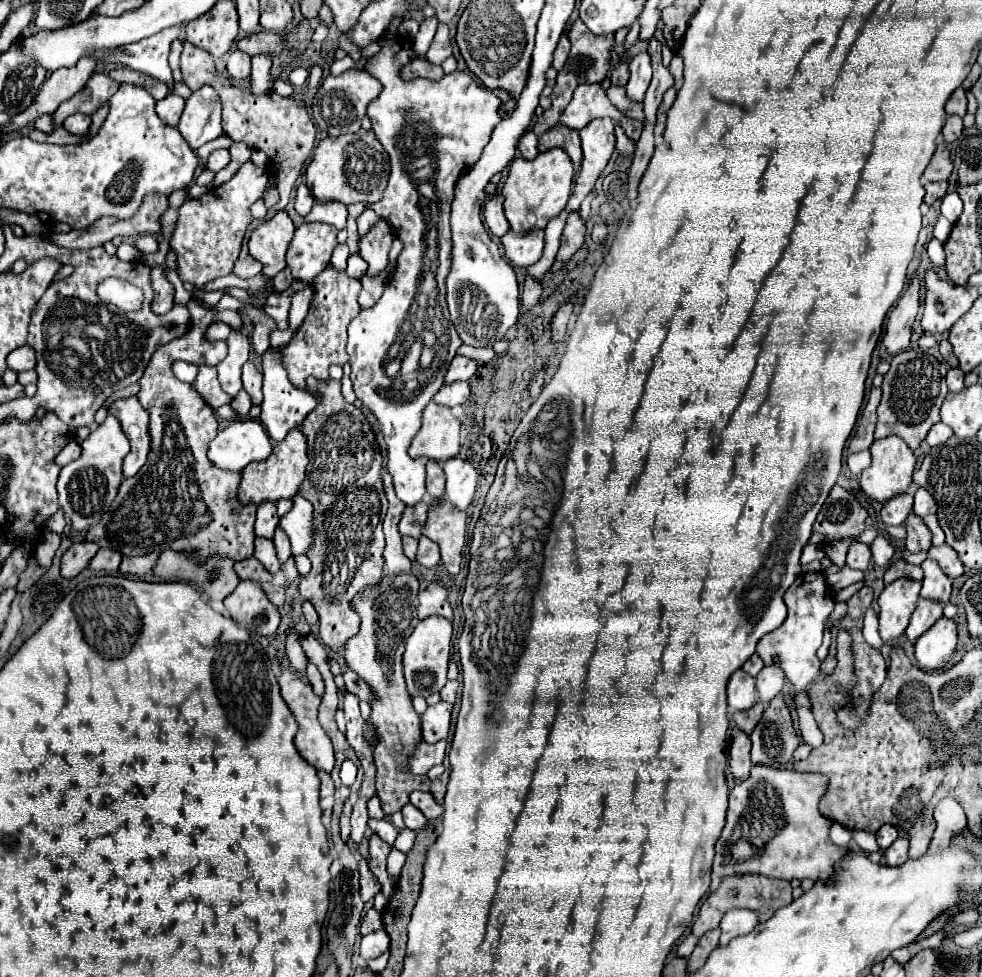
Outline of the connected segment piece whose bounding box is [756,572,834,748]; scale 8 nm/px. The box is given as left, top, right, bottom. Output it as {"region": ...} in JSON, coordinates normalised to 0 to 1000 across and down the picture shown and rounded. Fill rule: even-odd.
{"region":[[[831,585],[831,588],[815,588],[809,594],[809,598],[800,604],[798,616],[802,620],[802,633],[796,637],[794,643],[780,649],[772,657],[770,669],[778,676],[778,680],[796,682],[800,694],[807,698],[809,708],[811,708],[809,719],[811,729],[815,733],[815,737],[813,737],[815,739],[815,751],[817,751],[821,762],[831,766],[831,764],[837,762],[837,749],[835,749],[831,737],[829,737],[821,704],[835,690],[835,676],[831,673],[831,665],[837,659],[837,643],[839,643],[839,637],[841,637],[841,633],[845,631],[845,626],[849,622],[849,612],[847,612],[847,606],[841,600],[839,588]]]}

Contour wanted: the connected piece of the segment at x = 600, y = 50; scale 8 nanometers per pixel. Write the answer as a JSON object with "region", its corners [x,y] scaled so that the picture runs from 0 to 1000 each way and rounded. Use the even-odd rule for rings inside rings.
{"region":[[[589,18],[582,23],[582,31],[578,35],[580,39],[580,45],[582,45],[582,51],[580,51],[580,57],[574,66],[574,70],[568,74],[568,80],[566,80],[566,86],[564,86],[564,92],[560,96],[560,111],[552,115],[552,119],[548,121],[546,129],[544,129],[544,137],[554,137],[558,131],[562,131],[564,127],[568,127],[568,121],[572,117],[572,113],[578,108],[580,100],[582,100],[582,94],[587,92],[587,88],[591,86],[605,86],[605,84],[613,84],[619,74],[621,74],[621,51],[625,49],[625,35],[619,35],[619,37],[605,37],[597,25]]]}

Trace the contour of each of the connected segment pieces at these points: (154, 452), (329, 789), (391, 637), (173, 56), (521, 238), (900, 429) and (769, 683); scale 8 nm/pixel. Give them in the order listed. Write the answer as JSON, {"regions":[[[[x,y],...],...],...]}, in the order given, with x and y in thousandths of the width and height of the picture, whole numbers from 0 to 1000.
{"regions":[[[[200,307],[191,309],[191,317],[198,321],[198,336],[185,346],[163,354],[141,389],[141,409],[153,422],[153,469],[136,489],[128,489],[122,495],[114,520],[90,542],[88,553],[122,563],[126,569],[173,561],[196,563],[204,571],[230,567],[244,575],[259,569],[259,532],[263,518],[259,514],[246,516],[242,512],[244,489],[234,489],[230,481],[212,471],[212,454],[218,450],[222,438],[220,426],[206,405],[193,393],[179,389],[175,381],[177,368],[220,373],[230,364],[230,350],[212,350],[208,346],[210,336],[218,330],[218,319],[202,313]]],[[[328,790],[324,792],[324,796],[328,800],[328,805],[326,805],[326,817],[340,815],[340,800],[338,800],[338,796],[334,792],[328,792]]],[[[389,585],[389,594],[385,600],[373,600],[373,604],[365,606],[356,614],[356,622],[367,631],[367,645],[358,651],[350,661],[350,678],[356,686],[360,686],[379,706],[381,716],[377,716],[377,739],[383,747],[381,759],[381,780],[385,786],[383,792],[383,809],[389,821],[389,829],[393,835],[405,831],[411,823],[415,823],[415,815],[422,809],[438,811],[440,798],[436,794],[424,794],[418,790],[415,778],[424,768],[426,759],[430,759],[428,733],[420,723],[420,714],[413,706],[411,690],[409,690],[409,671],[413,653],[422,647],[426,635],[424,614],[428,596],[422,585],[415,588],[395,588]]],[[[182,40],[177,41],[174,45],[171,63],[175,71],[176,81],[178,84],[185,84],[185,75],[183,72],[183,56],[185,51],[185,43]]],[[[519,235],[511,242],[511,250],[513,250],[515,264],[523,272],[536,274],[536,272],[548,268],[548,264],[552,262],[554,235],[540,235],[536,240],[525,240]]],[[[923,358],[914,360],[908,371],[906,379],[900,385],[898,393],[898,409],[894,416],[894,434],[892,434],[892,448],[900,448],[904,444],[916,446],[929,461],[941,450],[943,440],[957,430],[957,416],[961,405],[965,403],[963,397],[963,375],[953,368],[951,364],[939,358]]],[[[778,682],[770,692],[772,714],[778,721],[782,721],[790,710],[794,710],[796,702],[798,702],[798,690],[792,682]]]]}

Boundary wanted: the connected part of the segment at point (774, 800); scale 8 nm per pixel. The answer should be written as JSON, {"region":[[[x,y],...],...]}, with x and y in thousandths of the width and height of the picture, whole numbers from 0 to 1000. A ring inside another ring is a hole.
{"region":[[[780,782],[766,784],[764,794],[743,809],[743,825],[729,866],[723,913],[731,911],[737,899],[758,895],[776,895],[794,901],[841,901],[847,897],[847,884],[859,876],[862,868],[851,868],[843,862],[845,841],[833,831],[833,819],[841,811],[841,802],[841,796],[835,792],[817,792]],[[754,860],[764,864],[764,874],[752,872],[749,866]]]}

